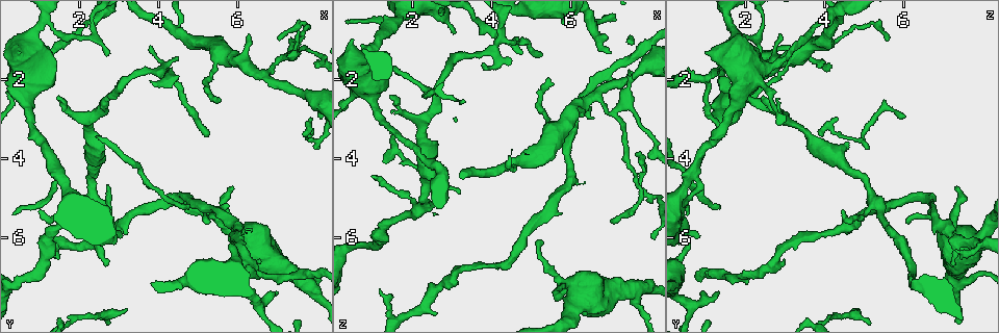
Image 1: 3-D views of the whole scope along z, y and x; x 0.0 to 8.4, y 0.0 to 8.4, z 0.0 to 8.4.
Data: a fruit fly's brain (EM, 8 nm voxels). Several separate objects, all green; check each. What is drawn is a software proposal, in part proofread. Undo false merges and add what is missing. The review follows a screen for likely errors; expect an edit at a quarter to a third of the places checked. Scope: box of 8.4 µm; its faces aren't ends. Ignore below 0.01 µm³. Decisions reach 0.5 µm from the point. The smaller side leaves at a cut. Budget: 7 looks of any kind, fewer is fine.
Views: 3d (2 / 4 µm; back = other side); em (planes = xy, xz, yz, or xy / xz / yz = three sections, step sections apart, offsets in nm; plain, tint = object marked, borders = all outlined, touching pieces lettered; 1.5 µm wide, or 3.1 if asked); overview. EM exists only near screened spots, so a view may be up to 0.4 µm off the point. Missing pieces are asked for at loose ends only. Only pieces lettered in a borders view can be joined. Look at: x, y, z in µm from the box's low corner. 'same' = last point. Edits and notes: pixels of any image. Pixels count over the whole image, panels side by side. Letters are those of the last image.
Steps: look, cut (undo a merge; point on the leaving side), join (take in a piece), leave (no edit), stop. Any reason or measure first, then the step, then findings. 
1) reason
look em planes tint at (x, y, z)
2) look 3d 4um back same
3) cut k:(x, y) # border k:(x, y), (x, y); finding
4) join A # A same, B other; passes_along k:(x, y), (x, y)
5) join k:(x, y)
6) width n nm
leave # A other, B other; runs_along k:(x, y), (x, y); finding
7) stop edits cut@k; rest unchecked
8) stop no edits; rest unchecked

tapers out
look em planes borders at (5.30, 5.60, 6.20)

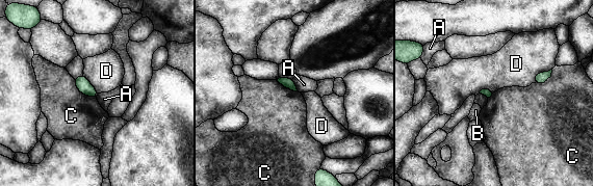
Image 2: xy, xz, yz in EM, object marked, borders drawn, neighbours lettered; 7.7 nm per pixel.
longest_contact C 240 nm
leave # A other, B other, C other, D other; border 2:(73, 79), (82, 94), (96, 98); none of them fits

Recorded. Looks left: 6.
branch point
look em xz step 4 tint at (2.55, 6.05, 7.35)

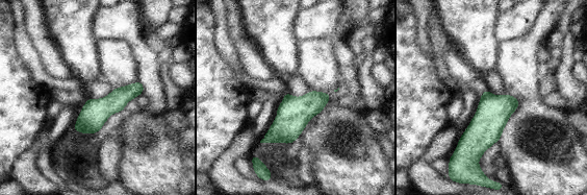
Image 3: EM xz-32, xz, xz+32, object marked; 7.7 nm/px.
see the neighbours
look em xz step 4 borders same

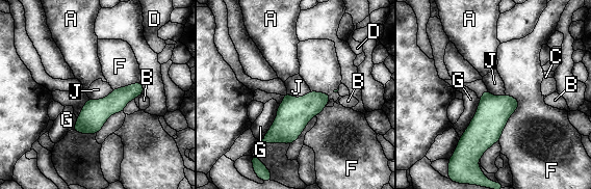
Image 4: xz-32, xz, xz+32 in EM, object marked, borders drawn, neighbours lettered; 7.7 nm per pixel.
width 220 nm
leave # A other, B other, C other, D other, F other, G other, J other; border 4:(505, 92), (518, 107), (498, 140); continuous, no second neuron

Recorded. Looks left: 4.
free end
look em xy step 8 tint at (7.70, 3.50, 3.95)

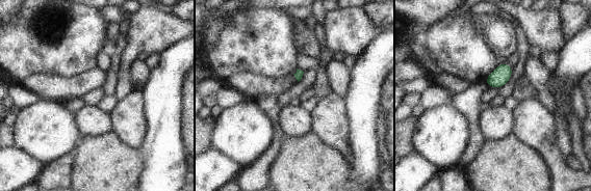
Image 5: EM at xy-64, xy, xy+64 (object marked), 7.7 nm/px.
look em planes borders same

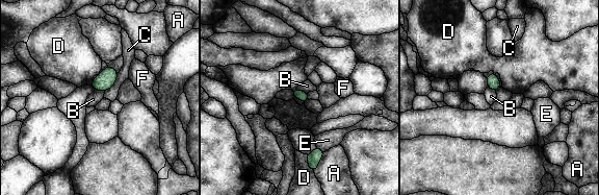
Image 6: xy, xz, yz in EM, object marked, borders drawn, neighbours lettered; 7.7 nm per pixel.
longest_contact C 190 nm
leave # A other, B other, C other, D other, E other, F other; border 6:(119, 72), (116, 80), (105, 92); no lettered piece goes on from it

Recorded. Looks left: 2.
stop no edits; rest unchecked

